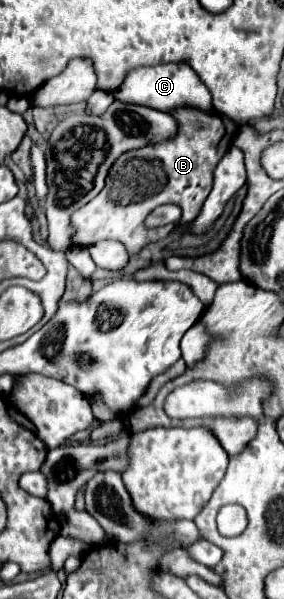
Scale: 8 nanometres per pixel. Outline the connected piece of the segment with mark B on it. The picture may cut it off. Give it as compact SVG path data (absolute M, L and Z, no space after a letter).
M189 106L175 108L171 114L179 128L175 138L121 154L109 168L103 192L71 216L71 224L77 228L75 244L87 248L101 240L117 240L129 254L137 254L145 244L163 240L177 226L167 224L149 230L145 218L153 208L161 204L177 204L183 210L179 224L189 224L199 216L203 202L211 192L213 170L221 156L231 148L239 124L221 112L195 114Z

